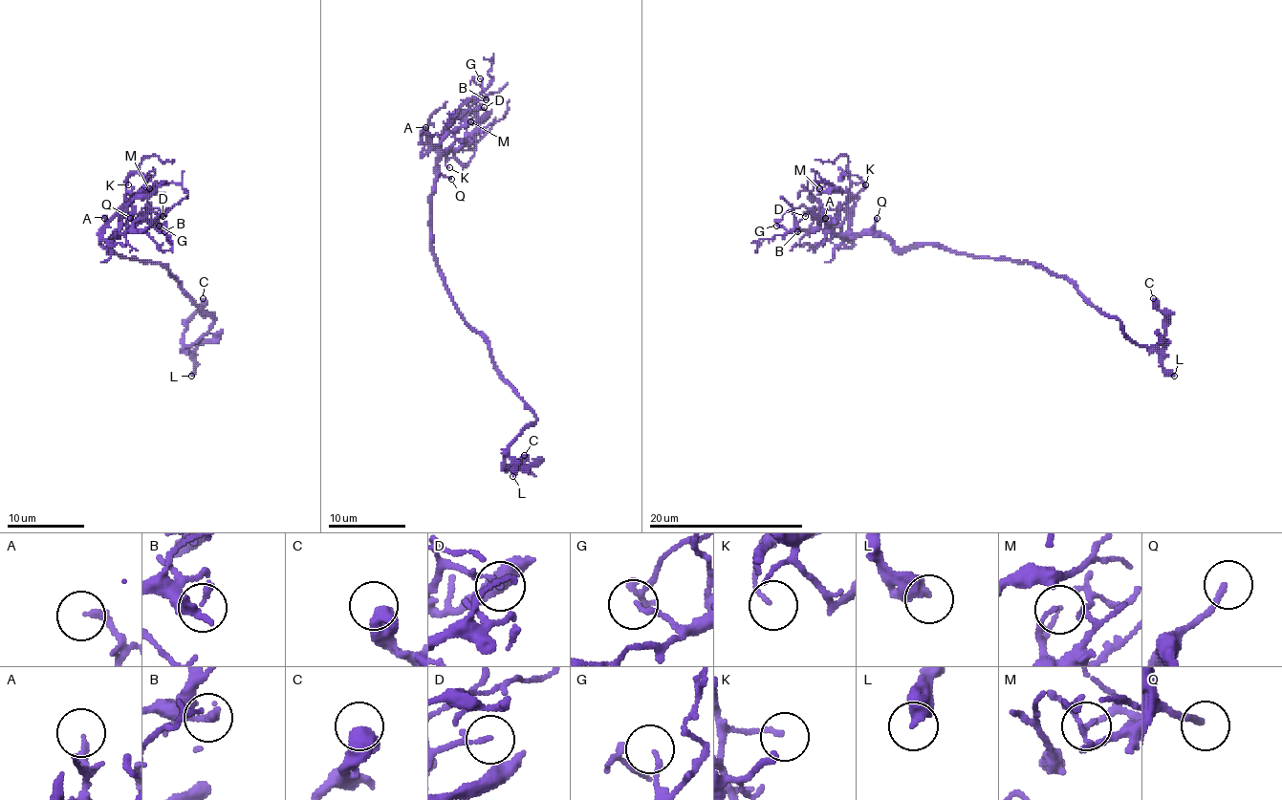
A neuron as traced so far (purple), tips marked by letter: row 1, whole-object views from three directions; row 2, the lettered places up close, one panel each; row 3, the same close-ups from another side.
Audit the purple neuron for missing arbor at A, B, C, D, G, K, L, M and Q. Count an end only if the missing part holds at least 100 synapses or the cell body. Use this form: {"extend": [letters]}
{"extend": ["Q"]}

